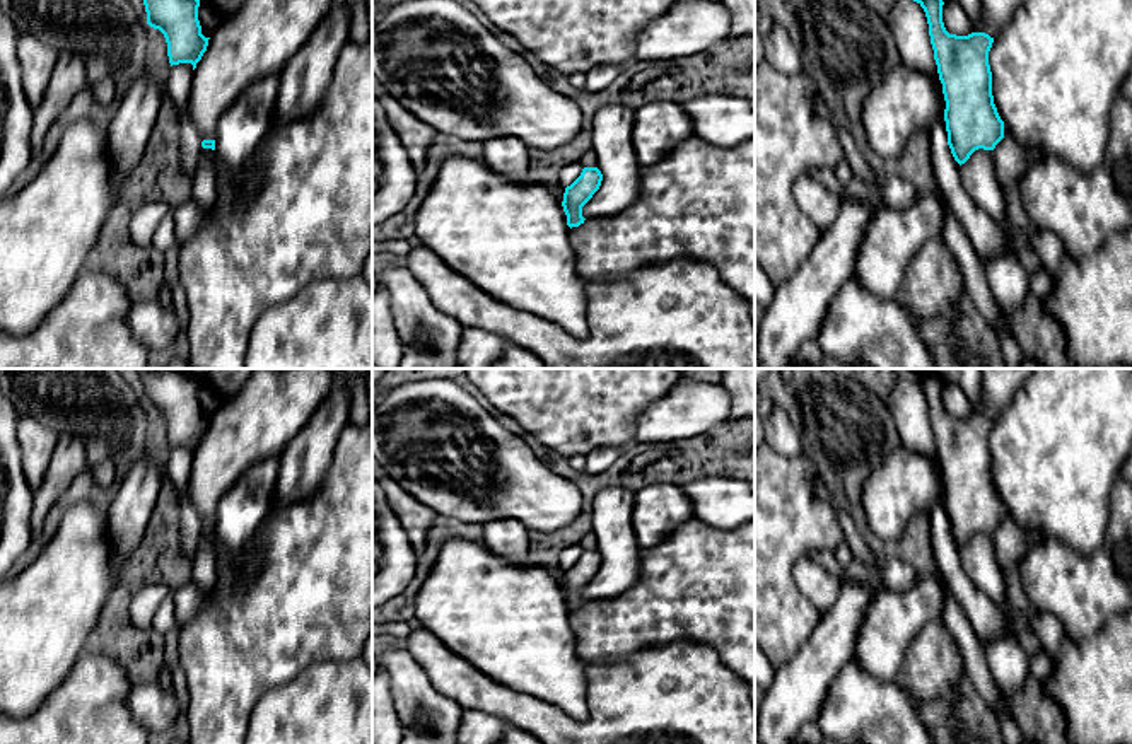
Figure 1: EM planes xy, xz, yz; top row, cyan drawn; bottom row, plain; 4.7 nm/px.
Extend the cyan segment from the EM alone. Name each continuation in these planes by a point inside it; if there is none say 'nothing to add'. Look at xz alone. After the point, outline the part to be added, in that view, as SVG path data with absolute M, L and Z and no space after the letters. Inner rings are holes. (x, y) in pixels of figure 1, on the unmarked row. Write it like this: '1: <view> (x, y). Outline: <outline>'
1: xz (699, 584). Outline: M690 519L662 544L642 549L640 577L627 592L586 601L569 623L586 662L616 664L683 638L709 645L746 681L755 706L755 520L722 531Z

